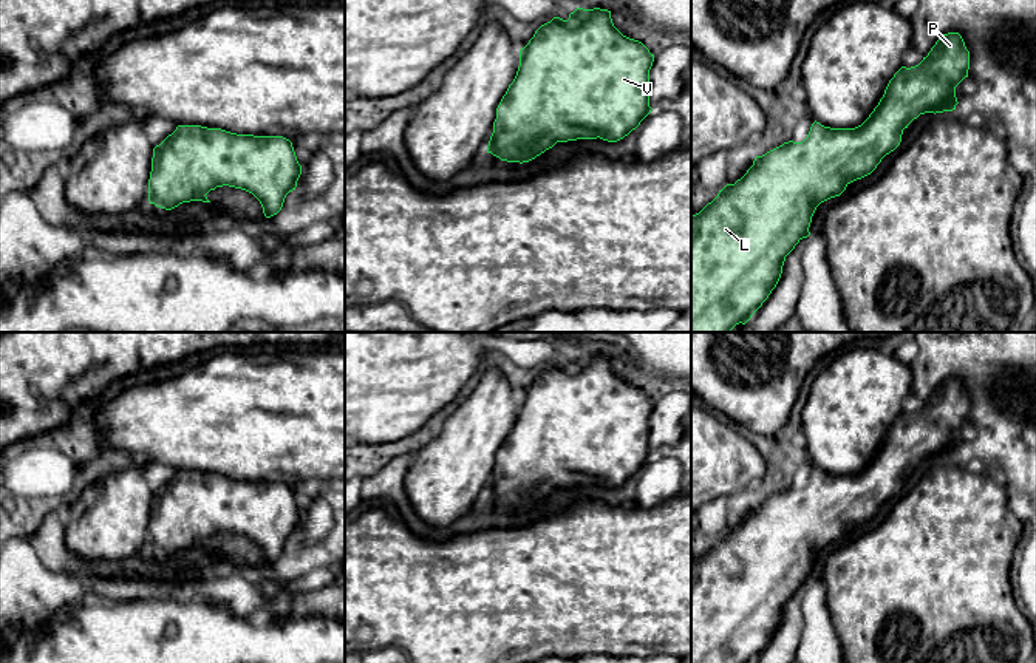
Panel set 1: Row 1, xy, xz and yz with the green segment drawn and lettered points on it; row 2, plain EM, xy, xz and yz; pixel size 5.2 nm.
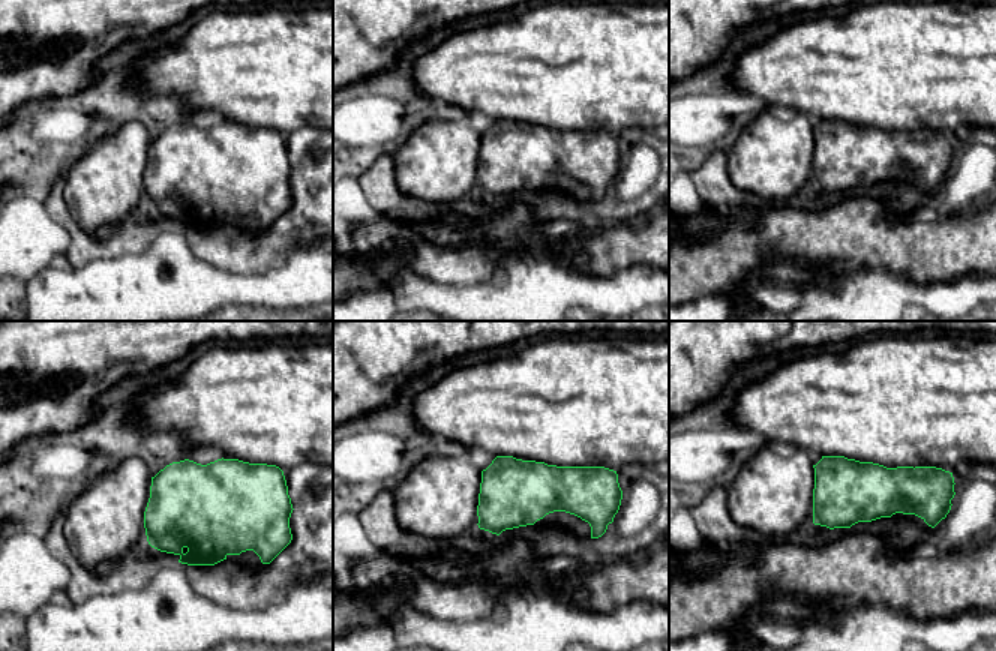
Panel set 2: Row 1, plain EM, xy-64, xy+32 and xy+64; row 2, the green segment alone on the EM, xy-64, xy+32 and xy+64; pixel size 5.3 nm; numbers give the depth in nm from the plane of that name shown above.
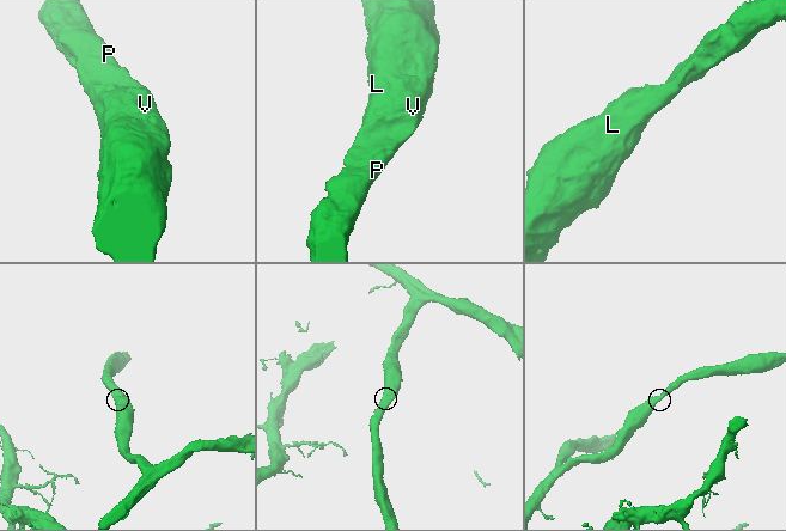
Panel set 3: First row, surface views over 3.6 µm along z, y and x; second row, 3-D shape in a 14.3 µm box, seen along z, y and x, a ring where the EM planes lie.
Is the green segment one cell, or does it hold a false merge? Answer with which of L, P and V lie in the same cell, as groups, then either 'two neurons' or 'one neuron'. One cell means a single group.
L P V; one neuron

